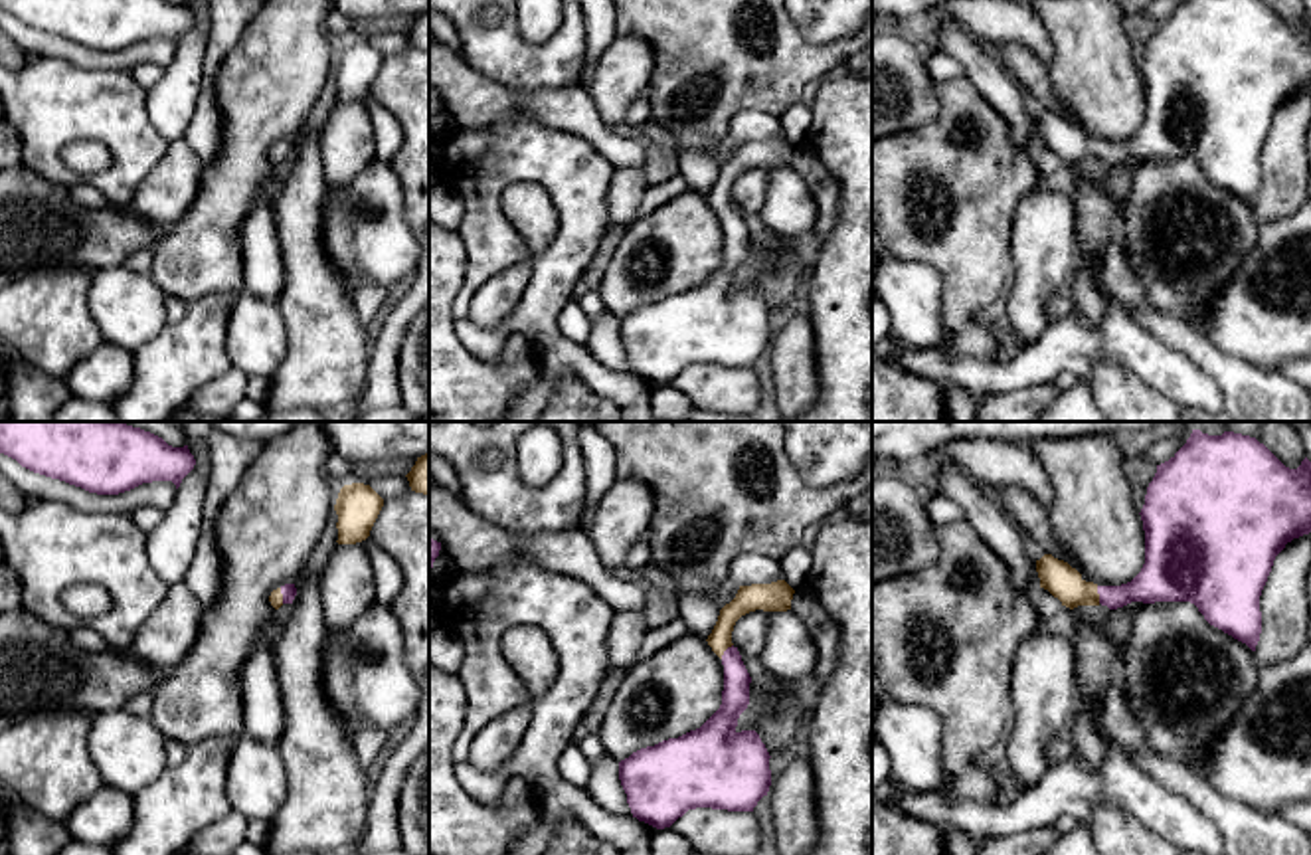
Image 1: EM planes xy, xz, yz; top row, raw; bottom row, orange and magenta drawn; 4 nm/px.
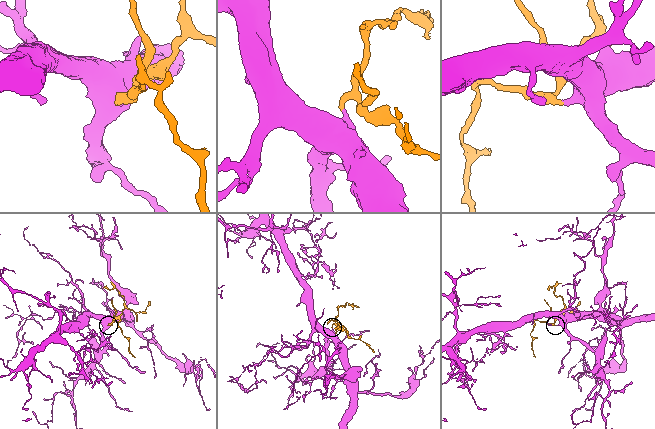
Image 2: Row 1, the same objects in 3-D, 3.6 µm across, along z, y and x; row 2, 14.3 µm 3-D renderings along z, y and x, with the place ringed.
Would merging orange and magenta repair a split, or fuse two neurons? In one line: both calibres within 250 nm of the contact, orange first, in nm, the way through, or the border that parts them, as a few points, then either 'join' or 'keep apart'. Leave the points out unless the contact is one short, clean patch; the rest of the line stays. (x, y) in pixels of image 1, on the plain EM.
140/160 nm | across yz (1064, 139), (1074, 149), (1098, 151), (1126, 151), (1157, 137) | join

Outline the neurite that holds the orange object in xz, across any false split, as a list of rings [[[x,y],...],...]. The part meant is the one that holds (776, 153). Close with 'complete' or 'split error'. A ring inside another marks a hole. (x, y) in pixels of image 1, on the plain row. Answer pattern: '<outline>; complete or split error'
[[[785,137],[740,142],[736,154],[720,166],[706,198],[724,222],[722,261],[700,285],[619,319],[633,374],[664,386],[688,366],[753,368],[767,352],[771,313],[755,287],[736,287],[749,261],[751,234],[732,200],[732,188],[749,168],[791,166],[793,150]]]; split error

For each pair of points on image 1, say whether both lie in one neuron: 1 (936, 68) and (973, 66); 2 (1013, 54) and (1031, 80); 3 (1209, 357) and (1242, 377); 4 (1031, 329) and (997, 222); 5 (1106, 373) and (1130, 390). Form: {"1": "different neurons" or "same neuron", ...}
{"1": "different neurons", "2": "same neuron", "3": "same neuron", "4": "different neurons", "5": "same neuron"}

